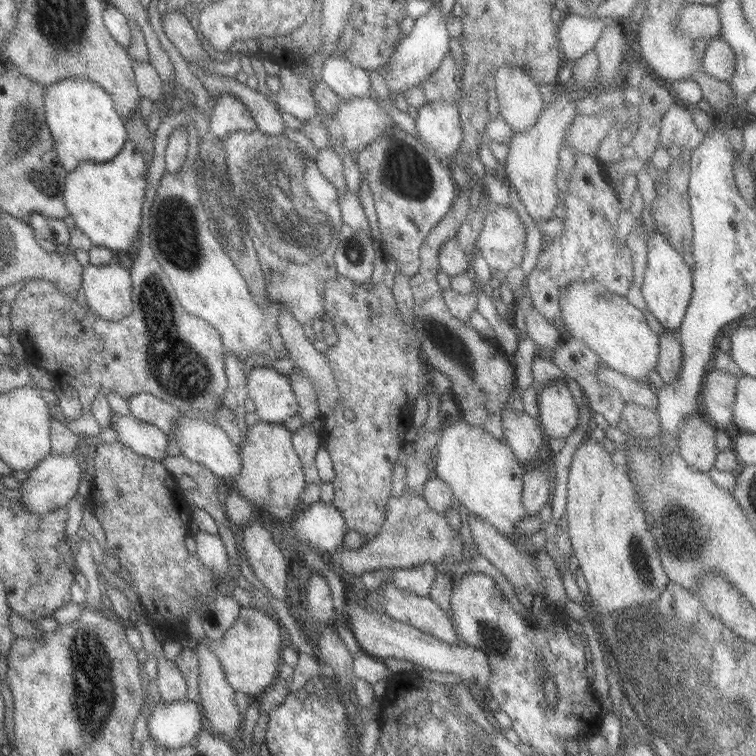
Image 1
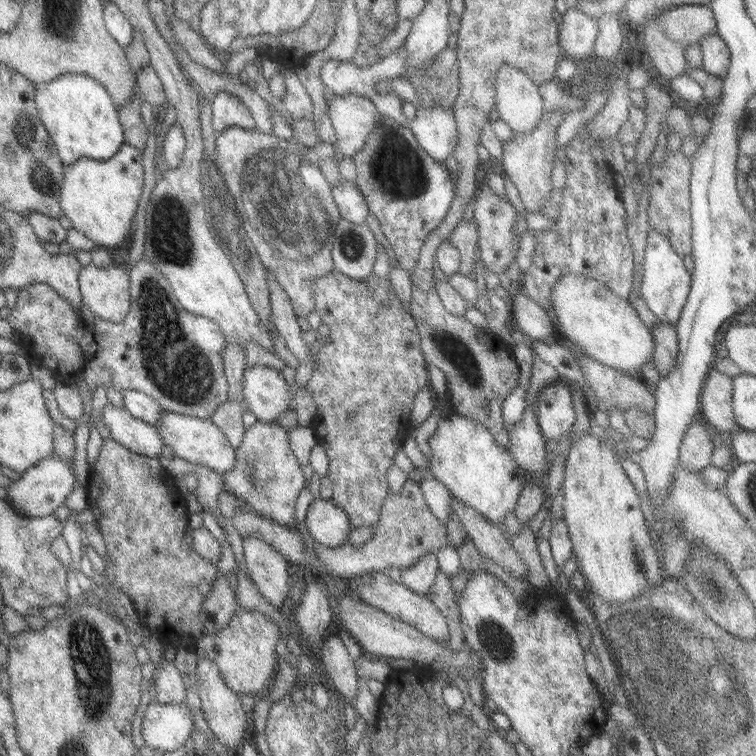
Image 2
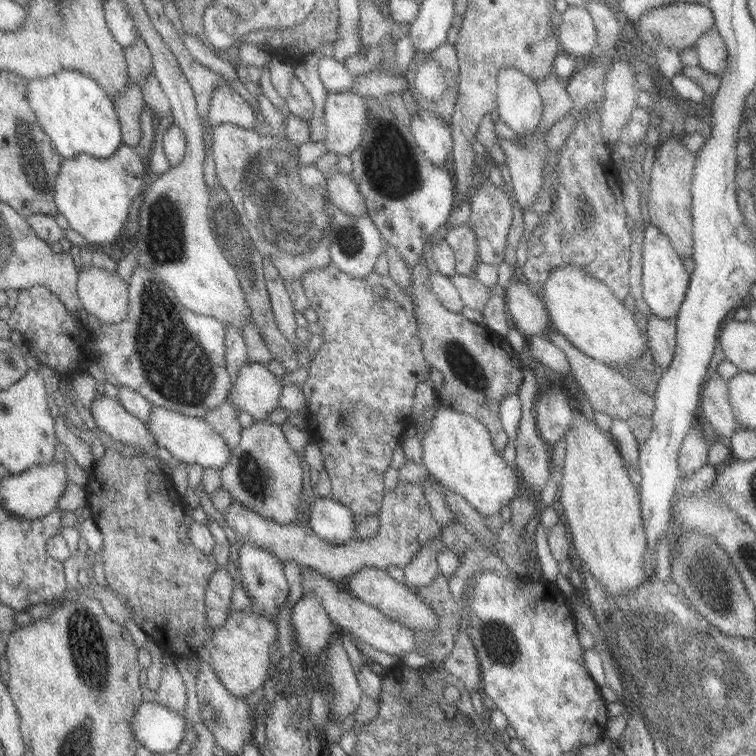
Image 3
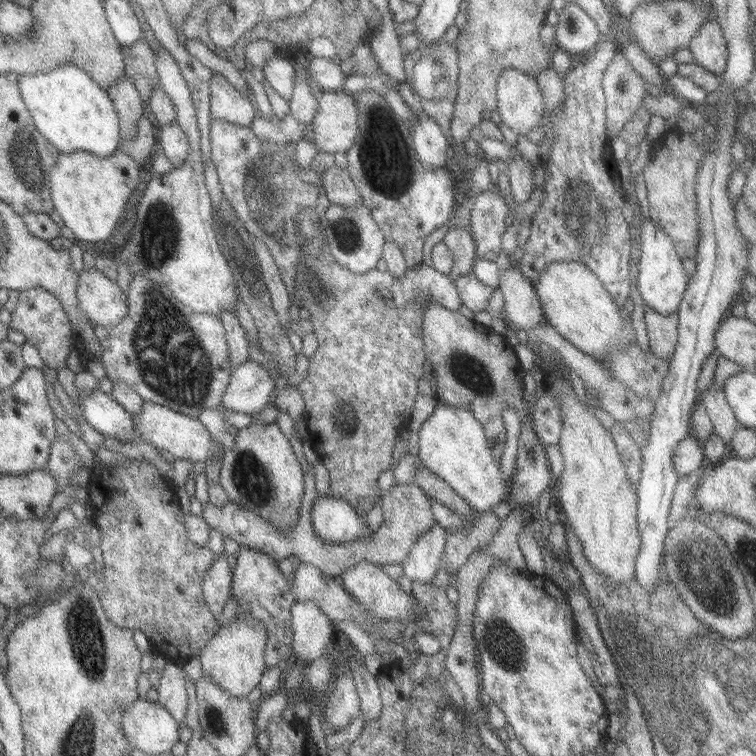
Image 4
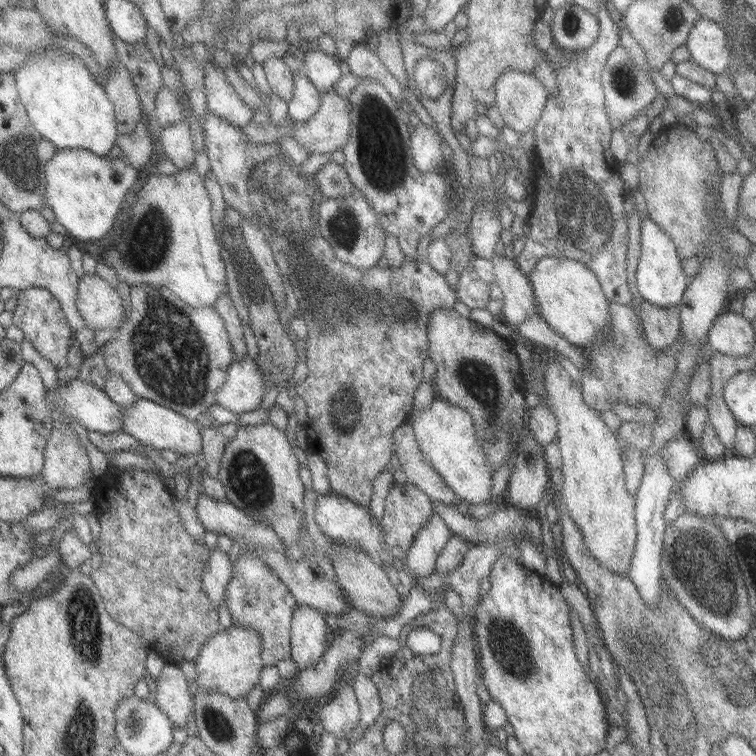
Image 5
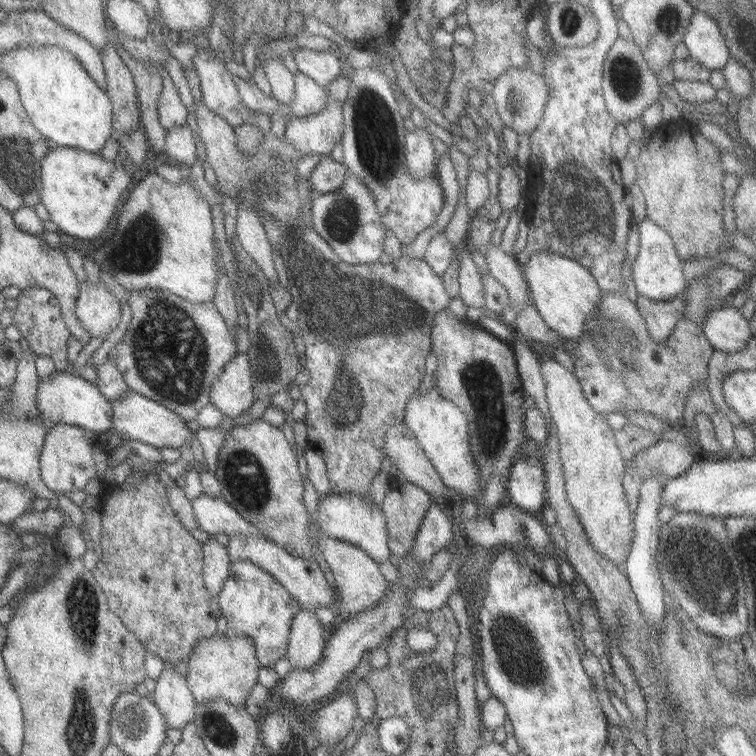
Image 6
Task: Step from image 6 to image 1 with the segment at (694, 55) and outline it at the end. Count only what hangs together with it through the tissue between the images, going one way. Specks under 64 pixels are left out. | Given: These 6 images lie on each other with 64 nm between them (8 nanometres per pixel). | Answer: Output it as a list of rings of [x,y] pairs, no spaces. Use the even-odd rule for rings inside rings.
[[[719,36],[719,38],[711,38],[711,42],[707,44],[703,56],[703,72],[717,78],[719,82],[731,82],[733,80],[733,72],[735,72],[735,54],[731,50],[731,46]]]

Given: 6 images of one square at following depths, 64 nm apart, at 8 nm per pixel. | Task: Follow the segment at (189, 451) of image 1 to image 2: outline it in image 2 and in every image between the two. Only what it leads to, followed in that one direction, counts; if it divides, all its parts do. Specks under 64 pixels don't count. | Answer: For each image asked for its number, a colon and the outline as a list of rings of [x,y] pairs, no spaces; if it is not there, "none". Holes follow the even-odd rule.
2: [[[163,412],[161,420],[155,428],[161,434],[165,446],[169,446],[173,450],[173,456],[191,462],[195,468],[199,468],[203,472],[213,472],[213,474],[219,474],[219,476],[233,470],[233,466],[235,466],[235,448],[227,442],[225,434],[217,426],[213,426],[209,420]]]

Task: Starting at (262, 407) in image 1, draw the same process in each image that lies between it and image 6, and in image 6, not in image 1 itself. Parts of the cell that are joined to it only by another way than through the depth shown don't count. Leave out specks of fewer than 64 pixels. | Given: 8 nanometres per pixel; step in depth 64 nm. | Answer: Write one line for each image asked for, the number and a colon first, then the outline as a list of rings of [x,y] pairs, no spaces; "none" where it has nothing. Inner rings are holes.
2: [[[265,366],[245,368],[241,390],[245,410],[261,424],[275,424],[279,416],[295,406],[283,376]]]
3: [[[245,364],[233,388],[229,388],[225,402],[233,404],[239,412],[249,414],[255,422],[267,422],[267,416],[275,412],[281,394],[279,370],[263,364]]]
4: [[[247,360],[229,372],[227,388],[221,396],[221,408],[253,418],[267,408],[271,392],[275,392],[275,378],[263,366]]]
5: [[[245,356],[241,362],[231,364],[225,372],[225,382],[219,392],[215,392],[215,404],[239,416],[259,410],[265,394],[261,370],[249,356]]]
6: [[[237,354],[227,362],[221,376],[213,382],[209,392],[209,406],[221,412],[225,418],[237,418],[245,414],[253,404],[255,378],[249,370],[247,354]]]

